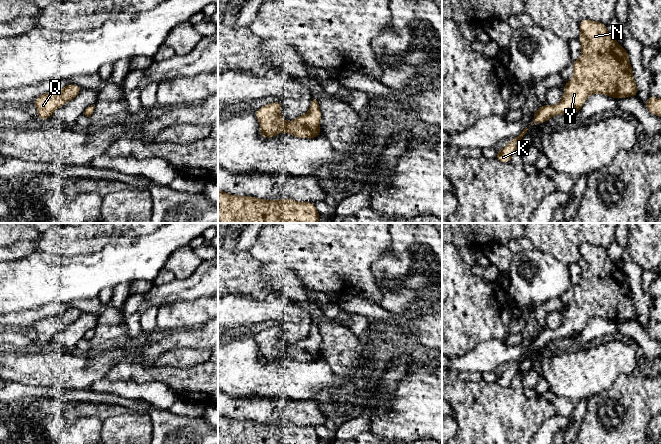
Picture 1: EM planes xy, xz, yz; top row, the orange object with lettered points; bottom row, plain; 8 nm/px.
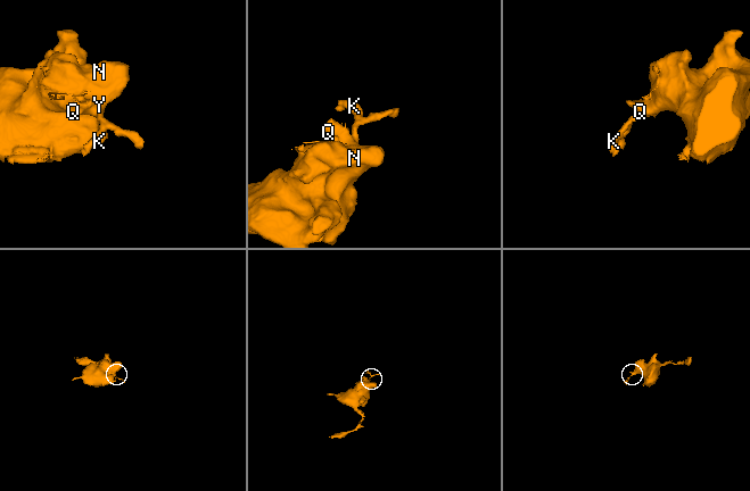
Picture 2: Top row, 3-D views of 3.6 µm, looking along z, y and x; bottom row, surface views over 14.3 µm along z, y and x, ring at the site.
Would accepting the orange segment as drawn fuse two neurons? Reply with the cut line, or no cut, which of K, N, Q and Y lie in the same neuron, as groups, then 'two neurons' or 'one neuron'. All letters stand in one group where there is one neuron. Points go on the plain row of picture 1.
no cut | K N Q Y | one neuron

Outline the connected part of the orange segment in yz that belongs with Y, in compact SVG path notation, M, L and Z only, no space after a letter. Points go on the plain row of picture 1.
M582 243L580 246L581 259L579 265L582 270L580 282L572 286L573 303L565 307L564 319L562 324L555 330L542 328L537 336L533 338L534 347L544 347L555 339L567 337L578 337L582 332L587 321L592 317L602 317L612 322L625 322L629 320L637 320L638 314L633 302L631 288L629 286L629 278L612 262L608 255L607 249Z

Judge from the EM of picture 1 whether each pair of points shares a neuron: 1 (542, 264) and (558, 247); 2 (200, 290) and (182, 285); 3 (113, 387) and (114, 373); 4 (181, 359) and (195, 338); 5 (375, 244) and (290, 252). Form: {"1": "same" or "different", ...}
{"1": "different", "2": "same", "3": "different", "4": "different", "5": "same"}

